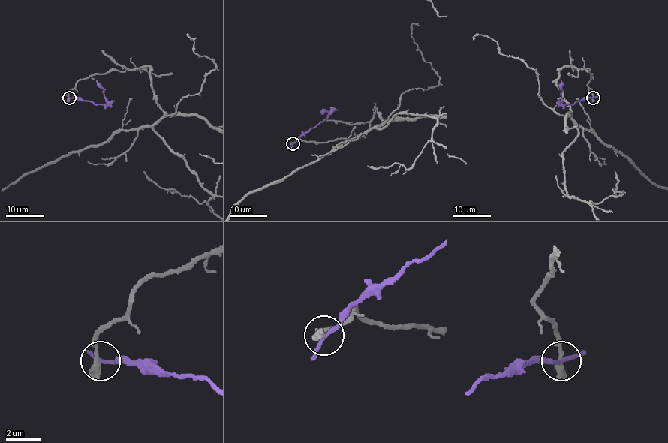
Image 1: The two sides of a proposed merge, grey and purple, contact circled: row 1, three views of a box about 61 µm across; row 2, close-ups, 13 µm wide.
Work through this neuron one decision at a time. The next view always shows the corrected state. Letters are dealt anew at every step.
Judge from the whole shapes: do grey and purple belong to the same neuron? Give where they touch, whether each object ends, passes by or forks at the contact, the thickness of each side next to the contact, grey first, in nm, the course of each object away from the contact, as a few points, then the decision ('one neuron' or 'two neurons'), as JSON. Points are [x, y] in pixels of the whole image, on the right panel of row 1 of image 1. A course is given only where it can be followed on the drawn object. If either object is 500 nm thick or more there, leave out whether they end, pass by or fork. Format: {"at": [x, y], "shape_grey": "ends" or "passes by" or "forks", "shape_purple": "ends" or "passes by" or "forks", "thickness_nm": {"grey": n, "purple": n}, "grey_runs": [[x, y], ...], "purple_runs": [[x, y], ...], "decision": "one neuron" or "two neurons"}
{"at": [593, 97], "shape_grey": "ends", "shape_purple": "passes by", "thickness_nm": {"grey": 440, "purple": 200}, "purple_runs": [[593, 97], [584, 97], [573, 104], [564, 104], [561, 79]], "decision": "two neurons"}

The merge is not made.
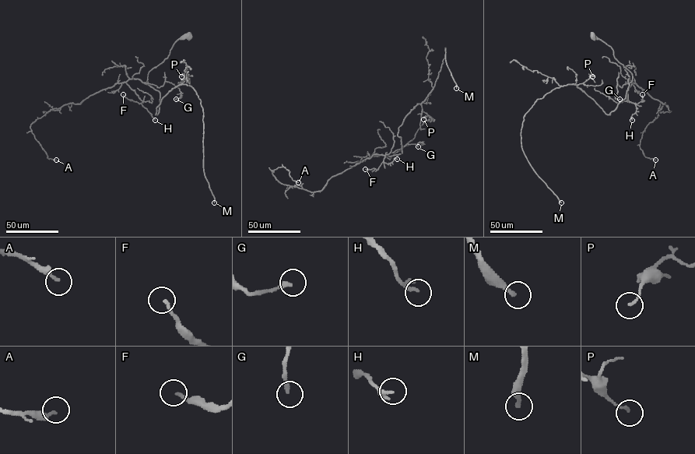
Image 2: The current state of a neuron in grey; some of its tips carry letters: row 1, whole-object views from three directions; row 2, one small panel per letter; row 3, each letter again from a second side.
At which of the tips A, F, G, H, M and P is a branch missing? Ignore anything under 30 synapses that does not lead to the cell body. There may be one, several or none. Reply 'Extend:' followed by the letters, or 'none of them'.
Extend: M

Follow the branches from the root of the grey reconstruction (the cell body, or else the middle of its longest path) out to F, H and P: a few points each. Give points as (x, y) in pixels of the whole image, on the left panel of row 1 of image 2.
F: (189, 36), (173, 43), (168, 57), (149, 72), (145, 82), (138, 79), (126, 82), (142, 103), (123, 94)
H: (189, 36), (173, 43), (168, 57), (149, 72), (145, 82), (138, 79), (126, 82), (155, 120)
P: (189, 36), (173, 43), (143, 82), (159, 93), (156, 114), (161, 99), (188, 77), (181, 76)

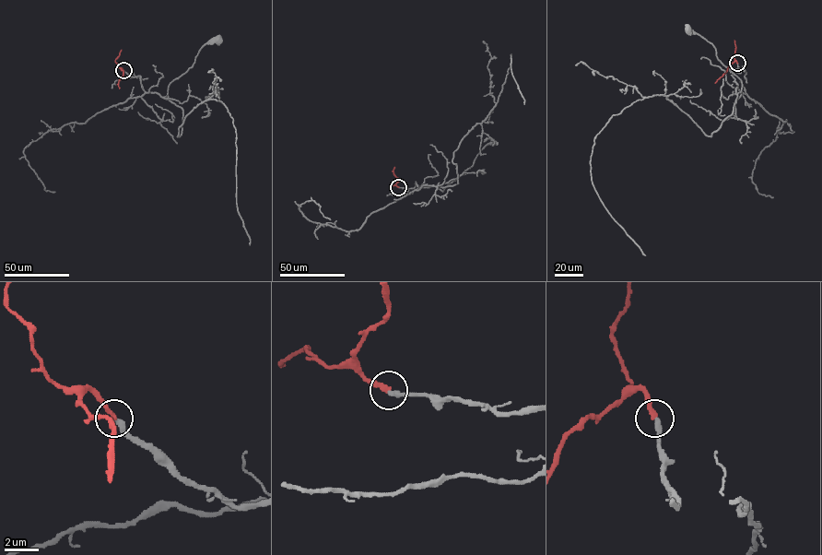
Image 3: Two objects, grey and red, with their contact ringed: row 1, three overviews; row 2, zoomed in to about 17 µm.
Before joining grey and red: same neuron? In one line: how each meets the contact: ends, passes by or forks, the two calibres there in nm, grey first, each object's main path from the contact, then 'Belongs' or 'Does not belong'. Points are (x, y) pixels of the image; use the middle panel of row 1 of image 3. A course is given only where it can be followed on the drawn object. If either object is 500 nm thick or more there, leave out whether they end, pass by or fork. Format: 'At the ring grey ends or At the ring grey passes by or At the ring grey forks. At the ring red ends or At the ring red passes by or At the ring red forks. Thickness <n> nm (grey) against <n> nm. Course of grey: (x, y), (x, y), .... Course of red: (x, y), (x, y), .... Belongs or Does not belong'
At the ring grey ends. At the ring red ends. Thickness 320 nm (grey) against 240 nm. Course of grey: (398, 187), (410, 188), (416, 183), (418, 187), (435, 186), (442, 191), (470, 168), (487, 144), (494, 143). Course of red: (398, 187), (393, 167). Belongs

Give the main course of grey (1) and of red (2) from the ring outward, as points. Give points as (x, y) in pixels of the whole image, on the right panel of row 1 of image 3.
1: (737, 63), (739, 70), (733, 76), (737, 92), (741, 80), (717, 58), (711, 43), (688, 29)
2: (737, 63), (734, 61), (731, 64), (715, 83)

